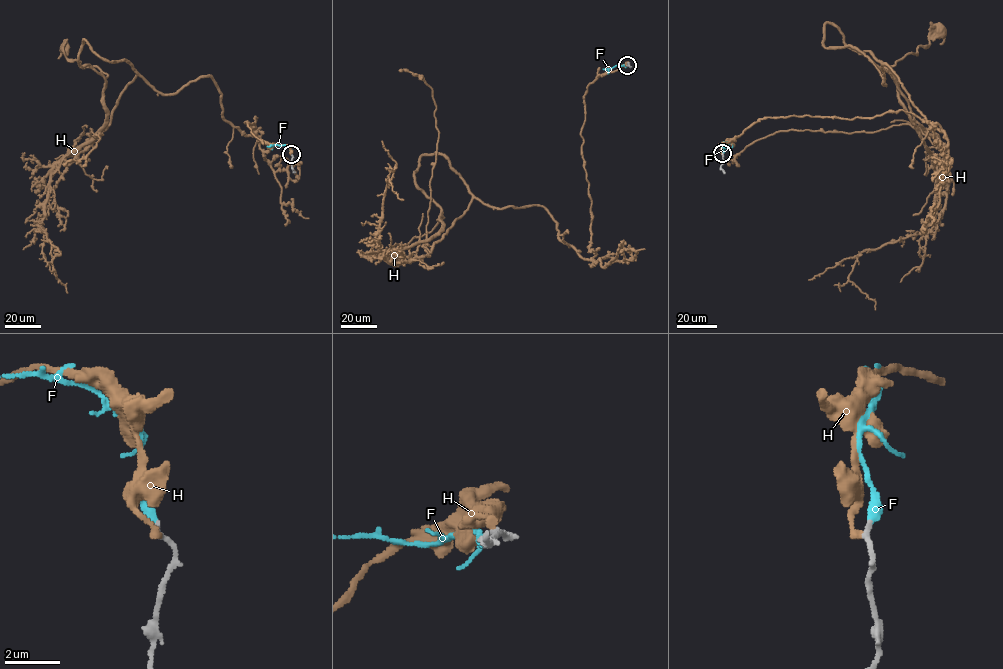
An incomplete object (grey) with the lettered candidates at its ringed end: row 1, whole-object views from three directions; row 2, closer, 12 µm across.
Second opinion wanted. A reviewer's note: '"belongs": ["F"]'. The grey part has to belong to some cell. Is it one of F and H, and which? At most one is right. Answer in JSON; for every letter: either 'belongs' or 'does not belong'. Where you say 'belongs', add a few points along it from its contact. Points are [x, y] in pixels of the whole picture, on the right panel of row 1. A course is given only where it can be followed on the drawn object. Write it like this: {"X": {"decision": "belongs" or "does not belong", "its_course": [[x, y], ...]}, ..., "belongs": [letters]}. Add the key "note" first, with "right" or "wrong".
{"note": "right", "F": {"decision": "belongs"}, "H": {"decision": "does not belong"}, "belongs": ["F"]}

